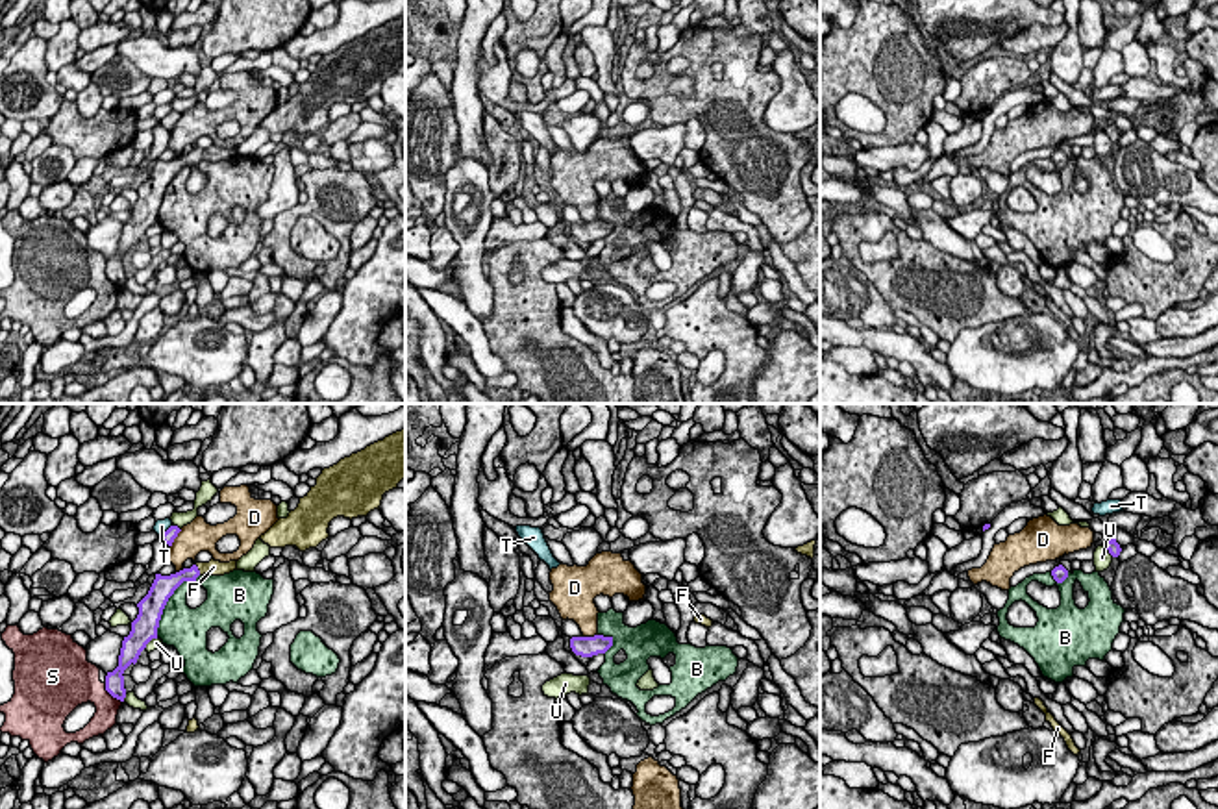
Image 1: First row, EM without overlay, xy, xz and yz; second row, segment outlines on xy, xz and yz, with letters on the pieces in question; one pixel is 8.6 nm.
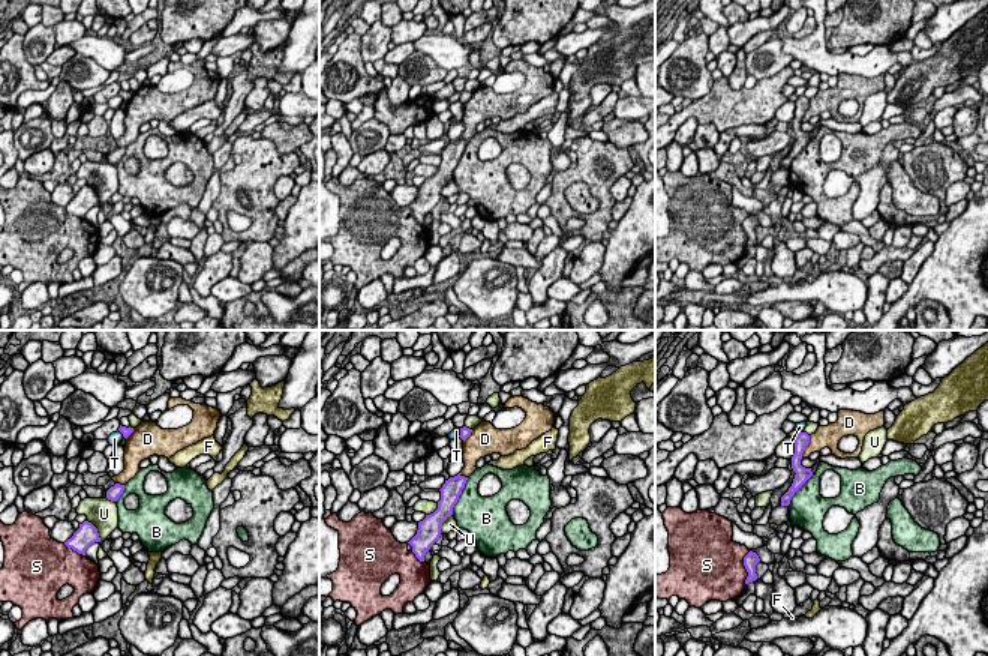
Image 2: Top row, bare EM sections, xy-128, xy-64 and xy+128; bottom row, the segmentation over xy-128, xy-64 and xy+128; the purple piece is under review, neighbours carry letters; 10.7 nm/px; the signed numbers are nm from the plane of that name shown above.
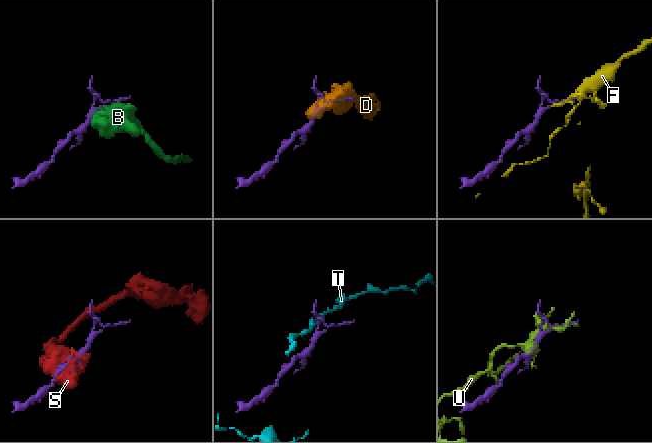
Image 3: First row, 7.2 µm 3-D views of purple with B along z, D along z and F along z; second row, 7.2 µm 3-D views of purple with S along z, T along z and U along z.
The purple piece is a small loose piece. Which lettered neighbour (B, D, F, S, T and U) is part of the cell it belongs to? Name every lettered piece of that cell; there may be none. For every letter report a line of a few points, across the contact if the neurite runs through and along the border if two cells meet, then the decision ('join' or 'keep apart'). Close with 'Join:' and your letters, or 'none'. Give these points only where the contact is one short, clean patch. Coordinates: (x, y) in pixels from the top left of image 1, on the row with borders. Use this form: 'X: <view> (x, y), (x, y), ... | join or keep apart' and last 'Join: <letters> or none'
B: keep apart
D: keep apart
F: xy (173, 582), (198, 571), (213, 567) | join
S: keep apart
T: xy (173, 524), (160, 535) | keep apart
U: keep apart
Join: F

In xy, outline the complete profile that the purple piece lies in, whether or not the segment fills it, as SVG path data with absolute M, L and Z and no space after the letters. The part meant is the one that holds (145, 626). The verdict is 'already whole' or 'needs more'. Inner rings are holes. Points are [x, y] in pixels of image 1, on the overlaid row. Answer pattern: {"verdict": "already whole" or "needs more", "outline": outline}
{"verdict": "needs more", "outline": "M211 559L209 563L196 563L191 568L183 568L170 576L155 574L155 579L148 591L148 594L137 604L139 615L131 622L131 631L122 641L118 666L106 676L106 691L124 702L124 670L133 663L137 663L141 652L152 639L157 639L157 628L163 615L163 609L168 598L183 581L196 581L198 576L224 576L237 570L237 561L220 563Z"}

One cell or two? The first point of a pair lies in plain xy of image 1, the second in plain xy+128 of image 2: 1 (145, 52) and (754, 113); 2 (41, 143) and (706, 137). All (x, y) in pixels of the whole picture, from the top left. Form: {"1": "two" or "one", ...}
{"1": "two", "2": "two"}

